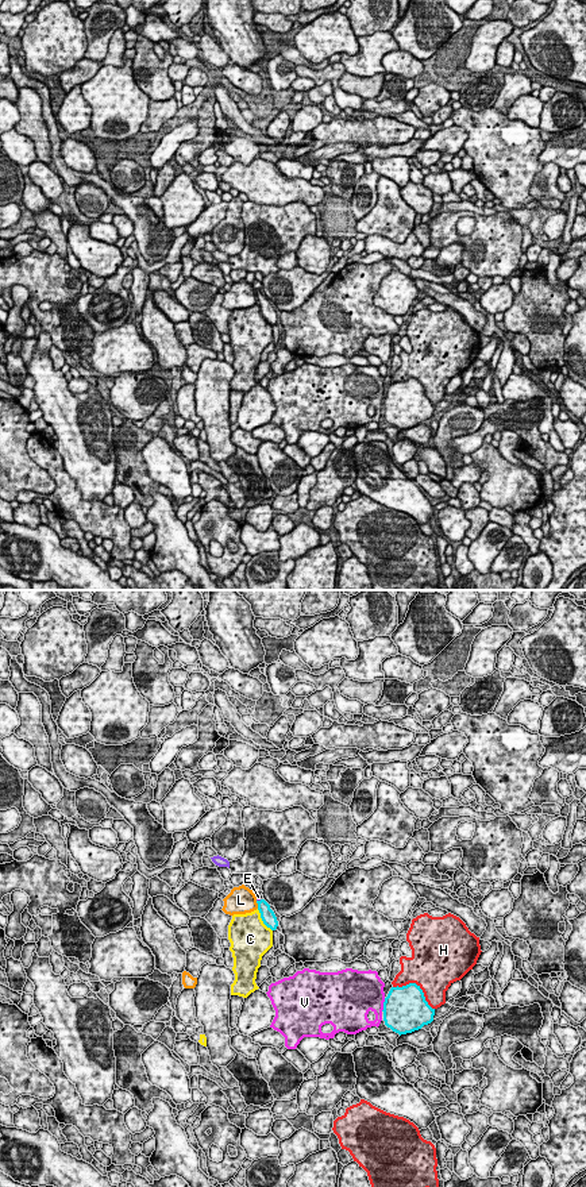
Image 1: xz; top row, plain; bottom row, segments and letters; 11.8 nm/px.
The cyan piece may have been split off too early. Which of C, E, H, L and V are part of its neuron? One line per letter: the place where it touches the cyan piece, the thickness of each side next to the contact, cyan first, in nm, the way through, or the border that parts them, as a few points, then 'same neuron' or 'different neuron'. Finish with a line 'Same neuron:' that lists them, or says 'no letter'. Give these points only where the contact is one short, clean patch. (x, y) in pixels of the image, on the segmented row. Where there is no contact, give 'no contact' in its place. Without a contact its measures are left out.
C: meets cyan in xz at (262, 920); 170 nm thick on the cyan side, 480 nm on the other; different neuron
E: meets cyan in xz at (258, 901); 170 nm thick on the cyan side, 60 nm on the other; runs through xz (268, 916), (258, 901), (258, 897); same neuron
H: meets cyan in xz at (417, 986); 440 nm thick on the cyan side, 480 nm on the other; different neuron
L: meets cyan in xz at (258, 905); 170 nm thick on the cyan side, 320 nm on the other; different neuron
V: meets cyan in xz at (384, 1005); 500 nm thick on the cyan side, 400 nm on the other; different neuron
Same neuron: E

